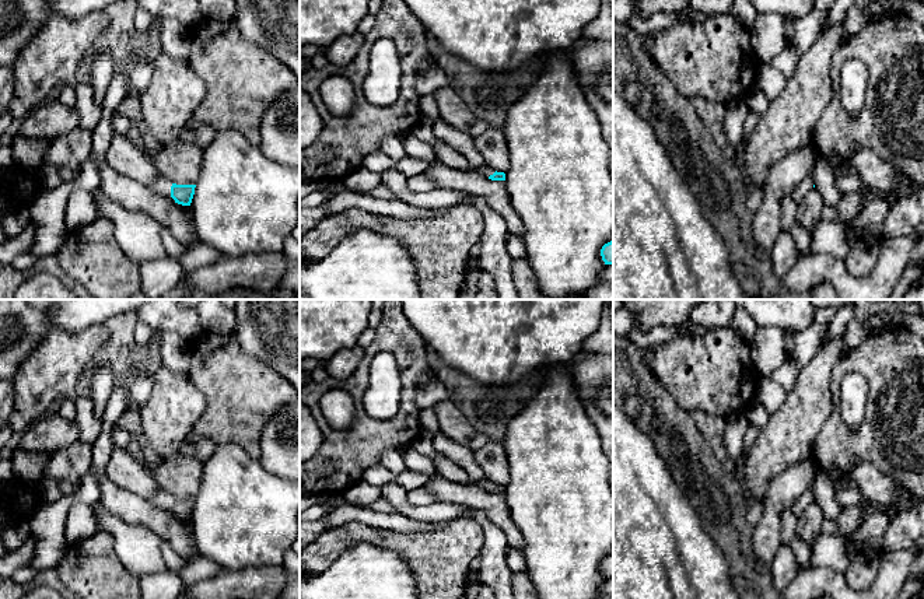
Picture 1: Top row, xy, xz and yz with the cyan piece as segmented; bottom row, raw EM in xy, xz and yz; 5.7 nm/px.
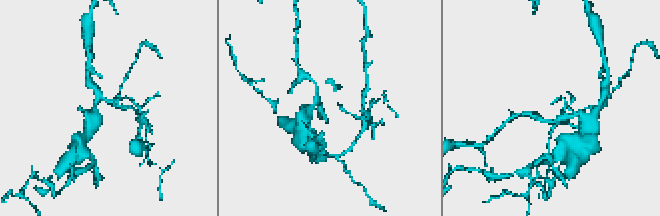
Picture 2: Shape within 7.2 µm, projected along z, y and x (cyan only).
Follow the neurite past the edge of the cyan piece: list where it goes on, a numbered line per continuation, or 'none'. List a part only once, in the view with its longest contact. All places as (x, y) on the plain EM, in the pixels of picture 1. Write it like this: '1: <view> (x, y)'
1: xy (163, 500)

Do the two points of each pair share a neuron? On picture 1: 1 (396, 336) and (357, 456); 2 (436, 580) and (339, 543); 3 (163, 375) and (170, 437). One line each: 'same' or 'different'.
1: same
2: same
3: same

